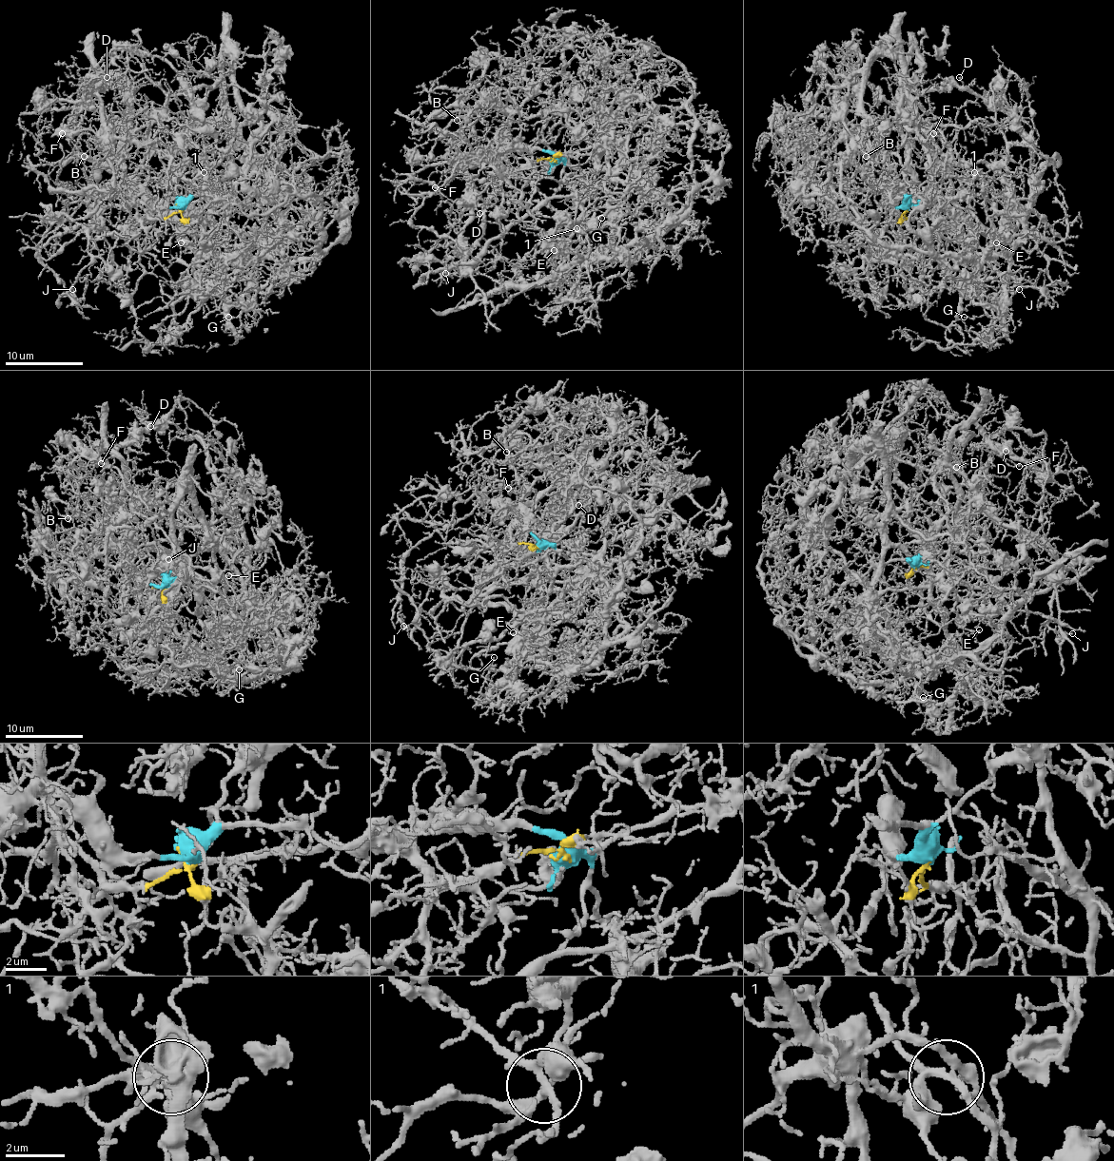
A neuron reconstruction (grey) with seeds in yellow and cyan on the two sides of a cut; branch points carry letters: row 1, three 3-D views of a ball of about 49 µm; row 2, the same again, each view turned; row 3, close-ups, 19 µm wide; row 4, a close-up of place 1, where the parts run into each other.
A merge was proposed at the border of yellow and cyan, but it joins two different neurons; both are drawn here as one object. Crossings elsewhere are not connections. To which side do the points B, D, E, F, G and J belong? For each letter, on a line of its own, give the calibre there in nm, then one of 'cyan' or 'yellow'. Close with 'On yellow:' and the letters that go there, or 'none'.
B: 130 nm | yellow
D: 160 nm | yellow
E: 140 nm | cyan
F: 150 nm | yellow
G: 100 nm | cyan
J: 130 nm | yellow
On yellow: B, D, F, J

